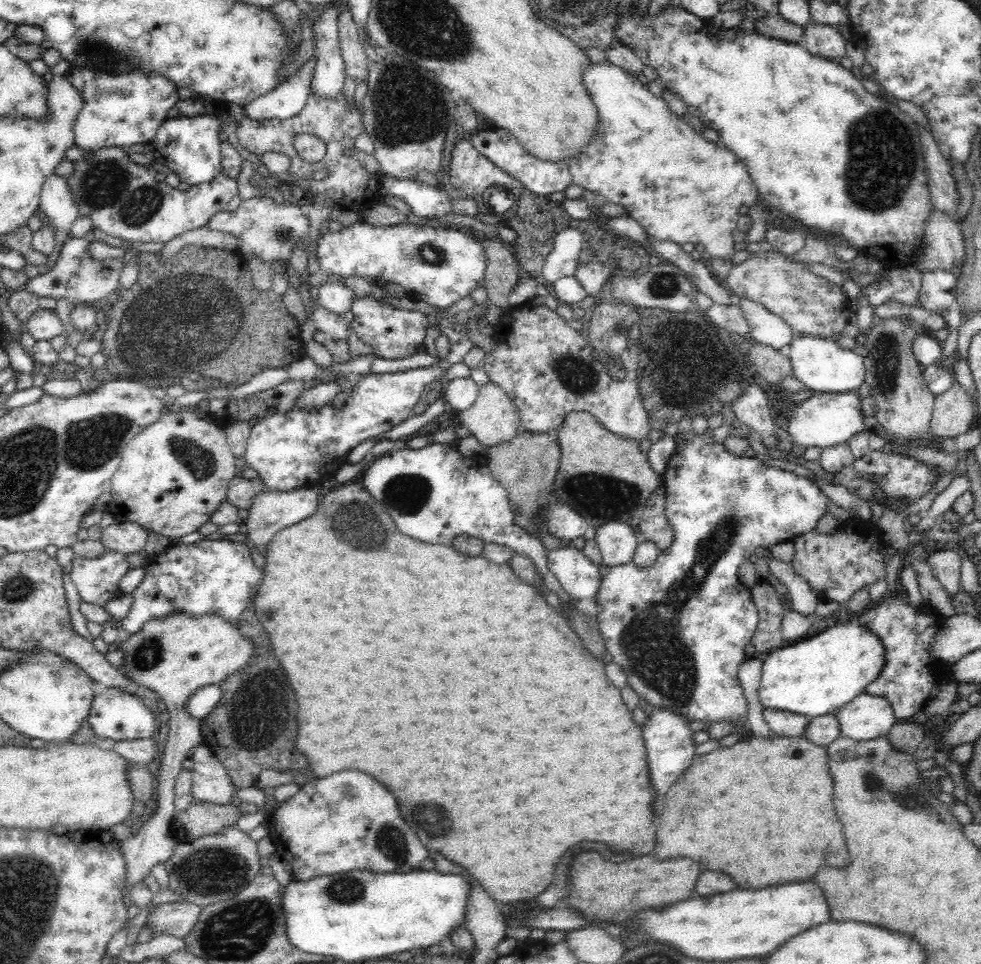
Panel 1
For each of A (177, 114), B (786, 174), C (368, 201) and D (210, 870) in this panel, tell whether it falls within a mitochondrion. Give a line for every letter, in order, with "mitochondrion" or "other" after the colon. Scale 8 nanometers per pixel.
A: other
B: other
C: other
D: mitochondrion

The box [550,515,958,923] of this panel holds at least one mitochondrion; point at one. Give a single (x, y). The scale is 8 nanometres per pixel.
(902, 794)

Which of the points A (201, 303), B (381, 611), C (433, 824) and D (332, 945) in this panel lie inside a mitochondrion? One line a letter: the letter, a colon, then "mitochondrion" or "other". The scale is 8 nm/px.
A: mitochondrion
B: other
C: mitochondrion
D: other

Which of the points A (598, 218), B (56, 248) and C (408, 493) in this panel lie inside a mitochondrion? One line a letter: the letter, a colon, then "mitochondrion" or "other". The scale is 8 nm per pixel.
A: other
B: other
C: mitochondrion

